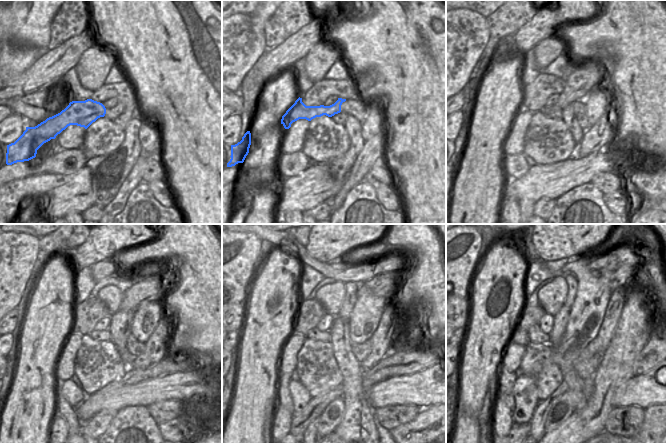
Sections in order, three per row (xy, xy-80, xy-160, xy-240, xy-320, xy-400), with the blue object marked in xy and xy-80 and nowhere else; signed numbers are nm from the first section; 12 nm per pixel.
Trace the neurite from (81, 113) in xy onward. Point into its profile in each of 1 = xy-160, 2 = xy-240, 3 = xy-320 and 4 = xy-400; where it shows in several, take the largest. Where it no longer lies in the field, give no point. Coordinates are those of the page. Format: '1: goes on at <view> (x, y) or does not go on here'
1: goes on at xy-160 (582, 80)
2: goes on at xy-240 (149, 289)
3: goes on at xy-320 (383, 285)
4: goes on at xy-400 (620, 278)

